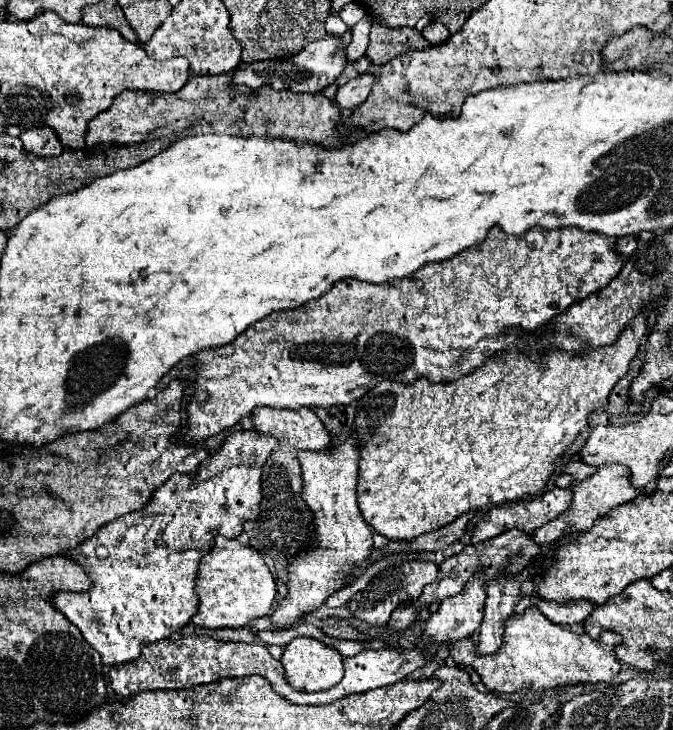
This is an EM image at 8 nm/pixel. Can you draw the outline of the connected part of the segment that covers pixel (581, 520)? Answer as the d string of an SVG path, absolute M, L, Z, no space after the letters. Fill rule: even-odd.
M600 465L596 469L594 475L586 477L582 483L574 483L570 485L570 491L572 491L572 503L570 507L566 509L566 513L560 513L558 517L554 517L552 521L548 521L546 525L538 527L534 531L534 541L538 545L550 545L558 543L560 539L572 535L572 533L580 533L580 531L588 531L594 521L606 513L610 513L610 509L614 509L614 505L622 505L626 501L632 501L634 497L640 495L640 491L636 487L630 485L628 481L628 473L626 473L626 467L622 465Z

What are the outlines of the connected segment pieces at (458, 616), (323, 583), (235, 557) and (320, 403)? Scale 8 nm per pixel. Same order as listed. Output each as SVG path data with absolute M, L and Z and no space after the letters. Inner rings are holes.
M474 575L468 583L466 589L456 595L456 597L448 597L440 603L440 611L436 611L424 625L424 635L434 639L436 645L448 645L450 641L456 639L464 639L468 635L472 635L482 621L482 613L484 613L484 581L482 575Z
M348 437L342 445L332 447L330 451L322 453L310 453L302 451L298 453L298 461L302 467L302 479L304 479L304 501L314 513L314 525L316 525L316 537L312 543L310 551L300 553L288 567L288 597L278 601L276 611L272 613L272 625L278 629L292 627L298 623L298 619L304 617L304 613L316 609L318 605L324 603L326 597L330 597L334 591L342 589L346 585L348 573L356 567L362 565L370 553L372 553L372 533L366 525L366 521L360 515L358 503L356 503L356 475L358 475L358 447L356 447L356 437Z
M216 537L212 549L200 559L196 593L200 597L198 613L192 623L198 627L244 627L250 619L258 619L270 613L276 597L276 583L258 551L242 545L238 539Z
M494 227L482 245L466 249L466 253L450 261L442 261L442 265L426 265L426 269L420 269L414 277L390 281L390 285L338 281L320 299L292 311L274 311L248 327L230 343L230 355L218 349L194 355L198 363L196 387L186 407L188 421L174 441L196 445L250 417L256 407L314 409L348 405L384 379L400 383L410 383L418 377L426 377L434 383L458 379L466 375L466 371L480 367L494 353L516 343L518 335L512 331L514 325L524 331L536 331L566 313L570 305L606 287L624 265L614 245L616 241L610 241L610 237L578 233L578 229L566 229L566 233L532 229L525 237L510 237Z

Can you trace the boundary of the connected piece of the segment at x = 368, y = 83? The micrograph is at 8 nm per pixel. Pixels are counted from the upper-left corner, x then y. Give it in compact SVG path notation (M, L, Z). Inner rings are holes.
M362 73L362 75L350 79L346 85L342 85L338 89L336 103L342 109L354 109L354 107L358 107L360 103L366 101L366 97L372 91L374 83L376 83L376 75L370 75L370 73Z

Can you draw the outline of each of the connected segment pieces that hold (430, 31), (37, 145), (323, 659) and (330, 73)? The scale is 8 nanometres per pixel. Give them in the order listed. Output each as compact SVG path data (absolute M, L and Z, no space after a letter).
M430 23L430 25L426 25L424 27L424 31L422 31L422 35L432 43L432 45L438 45L438 43L442 43L450 33L448 33L448 29L444 27L444 25L438 25L438 23Z
M34 127L34 129L26 129L20 133L20 139L24 143L24 147L40 157L52 157L52 155L60 155L64 151L60 139L56 137L56 131L52 127Z
M296 637L292 639L286 647L284 647L284 655L282 655L282 667L284 667L284 675L286 675L286 681L296 689L296 691L324 691L324 689L330 689L332 685L336 685L340 679L342 679L342 673L344 673L344 667L342 667L342 655L312 639L312 637Z
M328 33L324 39L312 41L306 49L302 49L302 53L296 53L290 59L260 61L256 65L240 65L238 71L234 73L234 83L248 85L252 89L258 89L262 85L272 85L274 89L290 89L294 93L318 93L326 89L330 83L334 83L346 65L348 65L346 45L342 43L342 37Z

